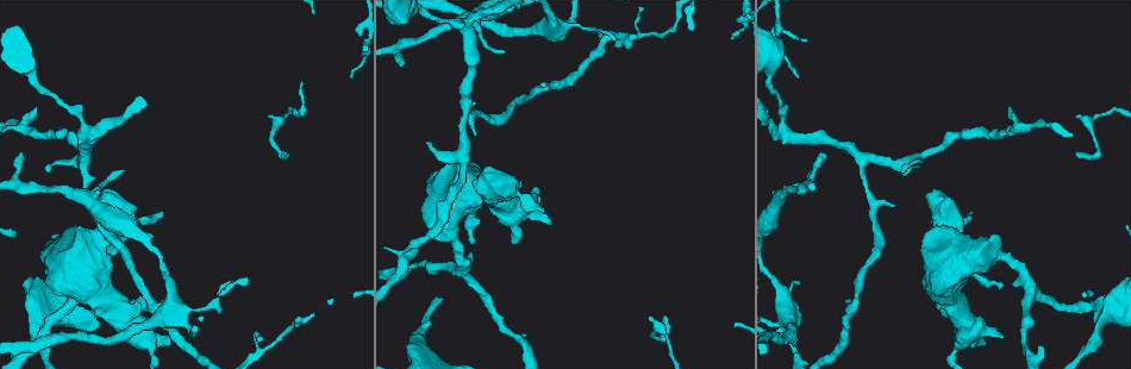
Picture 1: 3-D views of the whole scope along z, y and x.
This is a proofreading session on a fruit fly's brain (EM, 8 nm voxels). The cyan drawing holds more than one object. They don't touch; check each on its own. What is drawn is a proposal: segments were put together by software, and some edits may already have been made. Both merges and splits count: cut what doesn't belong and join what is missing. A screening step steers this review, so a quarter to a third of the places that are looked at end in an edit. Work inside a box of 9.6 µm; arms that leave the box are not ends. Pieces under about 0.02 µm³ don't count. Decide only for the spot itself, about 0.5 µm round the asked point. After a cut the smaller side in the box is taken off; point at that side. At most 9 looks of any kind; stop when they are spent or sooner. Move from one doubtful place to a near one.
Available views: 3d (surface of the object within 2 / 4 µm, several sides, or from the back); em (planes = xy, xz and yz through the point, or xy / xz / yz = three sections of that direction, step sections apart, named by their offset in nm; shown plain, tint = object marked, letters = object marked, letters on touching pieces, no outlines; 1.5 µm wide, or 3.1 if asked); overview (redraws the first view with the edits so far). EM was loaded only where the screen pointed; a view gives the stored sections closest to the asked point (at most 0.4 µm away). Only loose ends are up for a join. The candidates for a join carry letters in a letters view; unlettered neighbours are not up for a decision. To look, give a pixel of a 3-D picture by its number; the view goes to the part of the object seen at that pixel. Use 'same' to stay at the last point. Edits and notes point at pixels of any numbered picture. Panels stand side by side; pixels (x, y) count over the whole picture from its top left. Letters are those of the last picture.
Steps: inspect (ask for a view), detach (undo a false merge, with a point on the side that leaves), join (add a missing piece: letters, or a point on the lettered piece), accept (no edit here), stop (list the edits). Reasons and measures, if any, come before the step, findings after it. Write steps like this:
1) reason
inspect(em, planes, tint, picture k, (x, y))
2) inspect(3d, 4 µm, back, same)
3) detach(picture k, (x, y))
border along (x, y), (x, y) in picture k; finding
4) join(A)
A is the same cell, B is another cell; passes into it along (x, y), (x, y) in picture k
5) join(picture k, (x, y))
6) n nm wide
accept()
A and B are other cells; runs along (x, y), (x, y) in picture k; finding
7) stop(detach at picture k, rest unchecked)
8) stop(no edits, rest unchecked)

an open end
inspect(3d, 4 µm, picture 1, (799, 280))

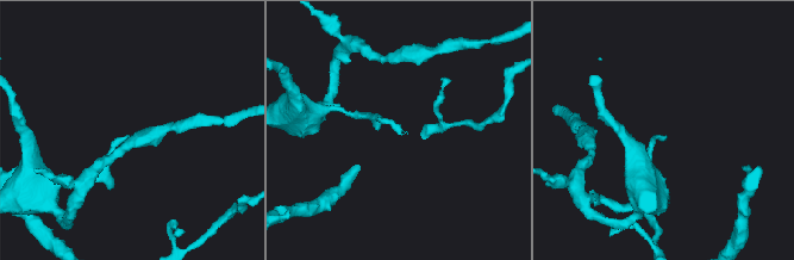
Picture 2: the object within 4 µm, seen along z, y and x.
need the tissue
inspect(em, planes, letters, picture 2, (666, 139))

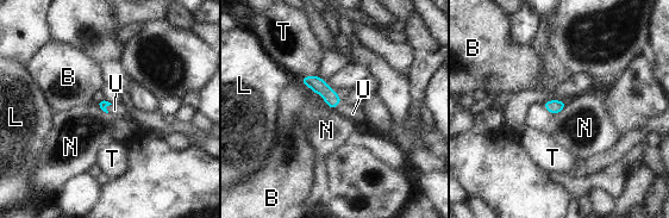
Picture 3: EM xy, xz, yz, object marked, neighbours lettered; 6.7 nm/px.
N touches over 180 nm
join(U)
U is the same cell, B, L, N and T are other cells; passes into it along (319, 86), (336, 104), (346, 111) in picture 3; it goes on there

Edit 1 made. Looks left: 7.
inspect(overview)

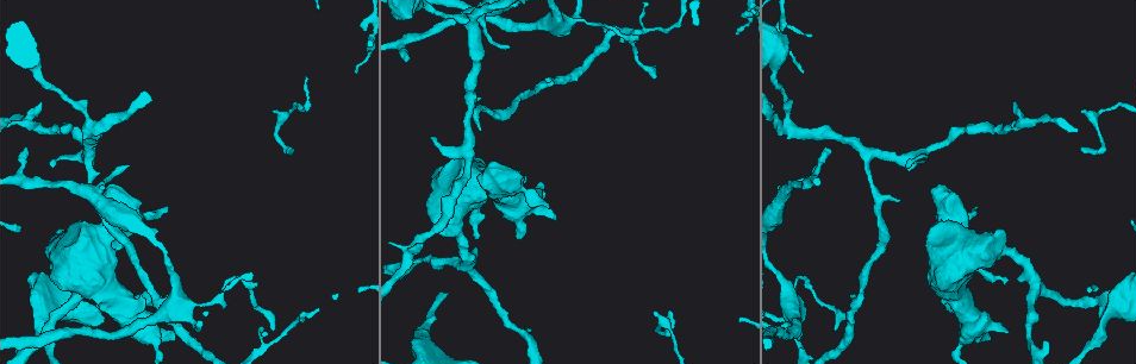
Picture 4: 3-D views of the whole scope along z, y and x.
free end
inspect(3d, 4 µm, picture 4, (974, 207))

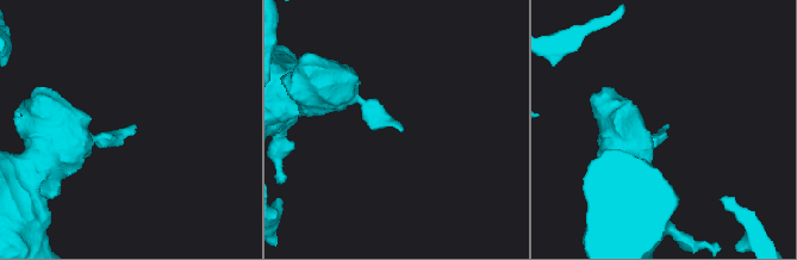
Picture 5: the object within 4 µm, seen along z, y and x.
now the EM
inspect(em, xz, step 8, letters, picture 5, (403, 131))

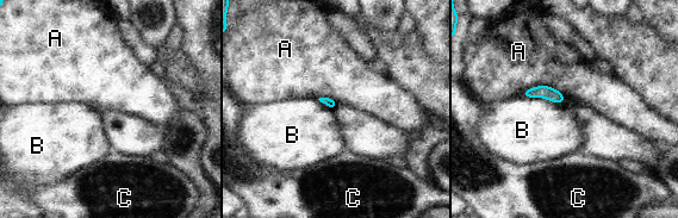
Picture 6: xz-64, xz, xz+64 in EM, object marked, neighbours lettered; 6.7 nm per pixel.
inspect(em, xy, step 8, letters, same)

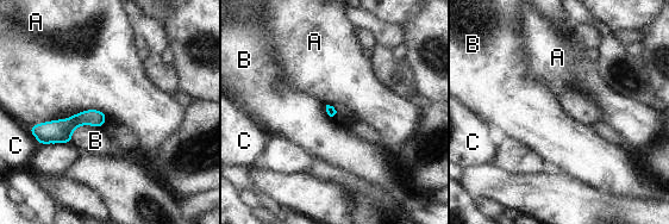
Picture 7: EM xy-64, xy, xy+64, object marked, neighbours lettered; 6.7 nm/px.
B touches over 240 nm
accept()
A, B and C are other cells; none of them fits

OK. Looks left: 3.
inspect(3d, 2 µm, picture 4, (517, 236))

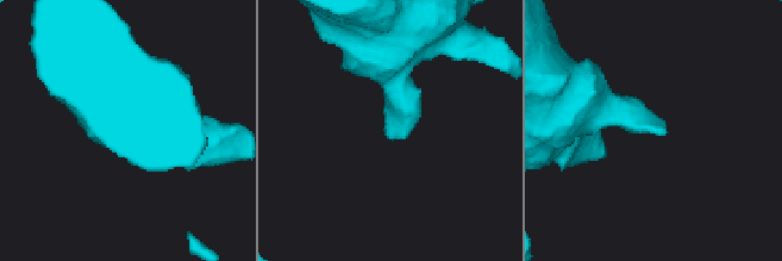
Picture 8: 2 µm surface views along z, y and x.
inspect(em, xy, step 4, tint, picture 8, (663, 132))

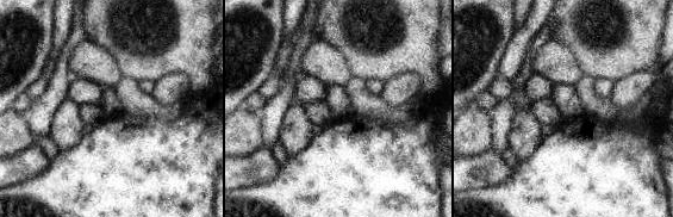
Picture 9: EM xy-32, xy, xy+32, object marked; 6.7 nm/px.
inspect(em, planes, letters, same)

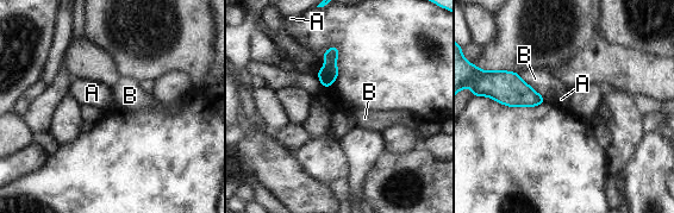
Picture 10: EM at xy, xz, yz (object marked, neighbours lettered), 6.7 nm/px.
accept()
A and B are other cells; border along (323, 0), (316, 6) in picture 10; none of them fits

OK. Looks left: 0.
stop(join at picture 3, rest unchecked)

